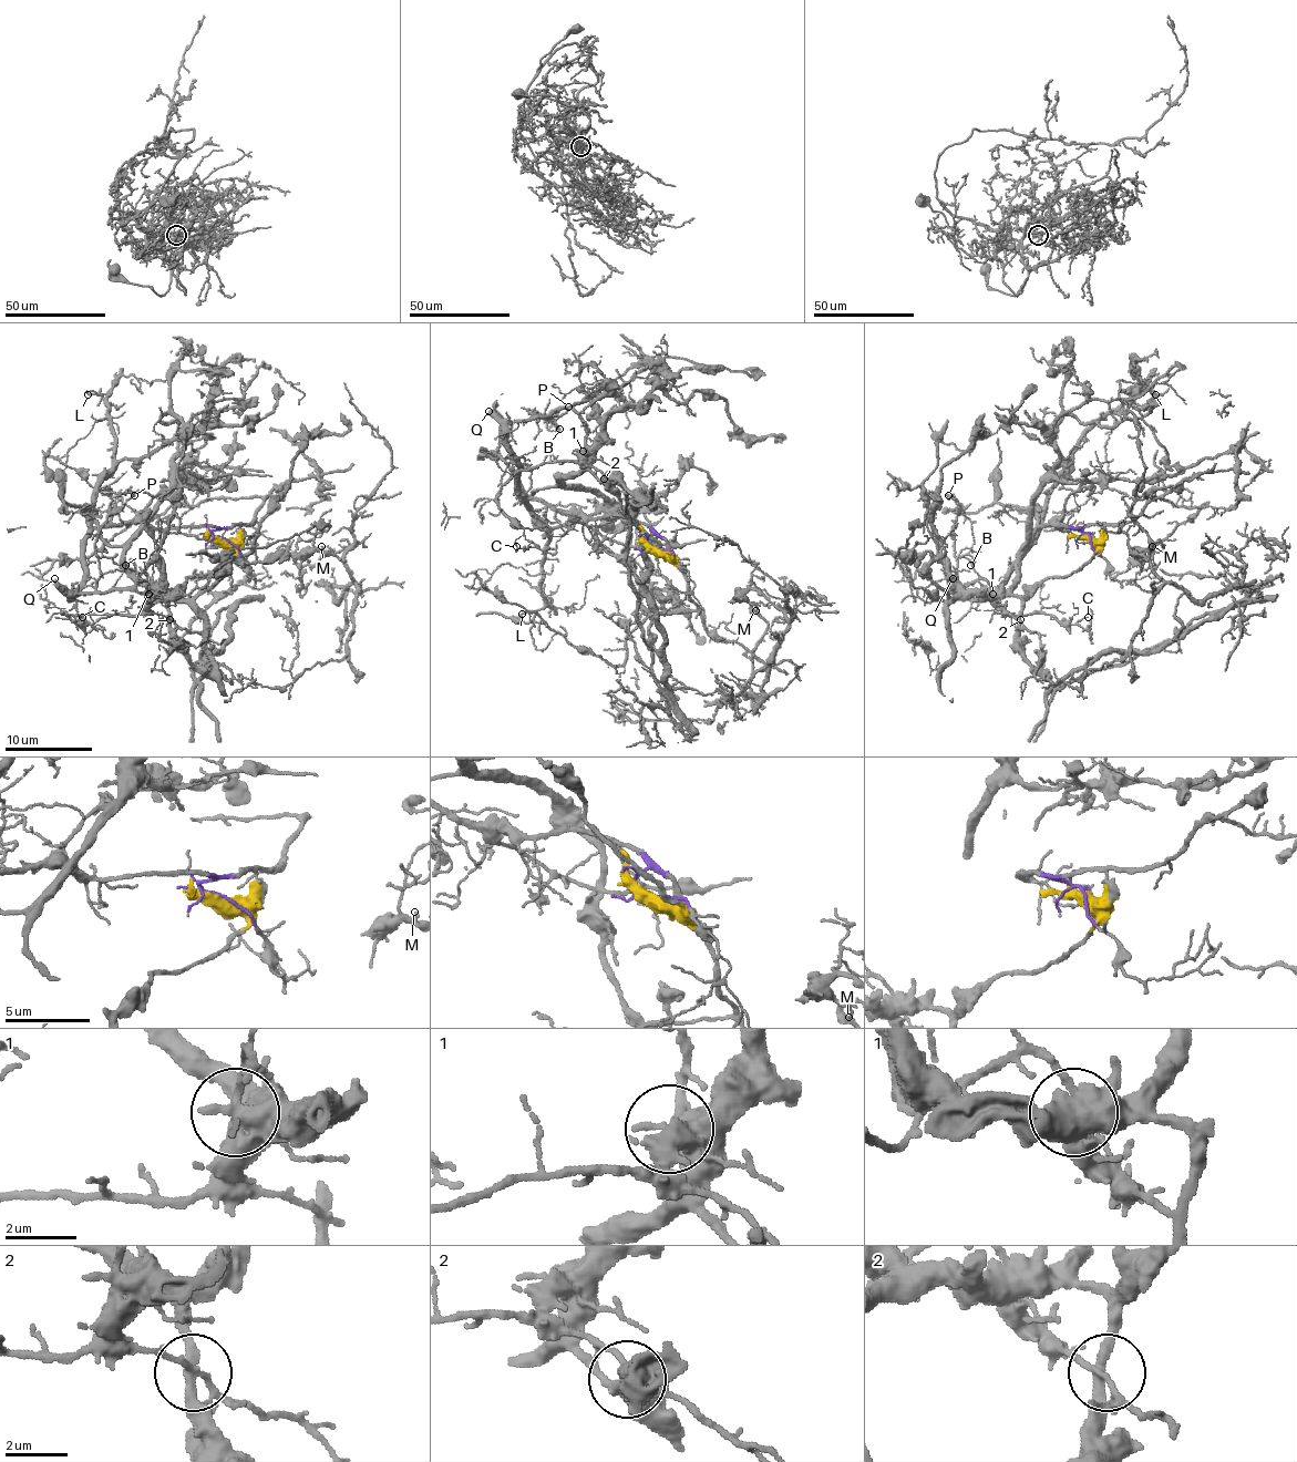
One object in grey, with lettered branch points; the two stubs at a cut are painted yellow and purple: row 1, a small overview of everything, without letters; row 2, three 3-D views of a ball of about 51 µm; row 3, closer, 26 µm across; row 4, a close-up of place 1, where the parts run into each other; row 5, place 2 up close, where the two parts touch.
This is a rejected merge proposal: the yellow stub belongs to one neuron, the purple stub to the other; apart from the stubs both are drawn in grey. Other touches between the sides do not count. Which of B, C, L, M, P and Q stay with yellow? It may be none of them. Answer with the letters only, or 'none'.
M

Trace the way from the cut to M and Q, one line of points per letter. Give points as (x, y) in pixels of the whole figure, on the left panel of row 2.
M: (218, 537), (235, 552), (170, 603), (172, 644), (237, 689), (284, 687), (347, 652), (353, 578), (320, 545)
Q: (218, 537), (212, 533), (218, 531), (207, 526), (98, 526), (86, 539), (85, 583), (74, 598), (54, 578)

